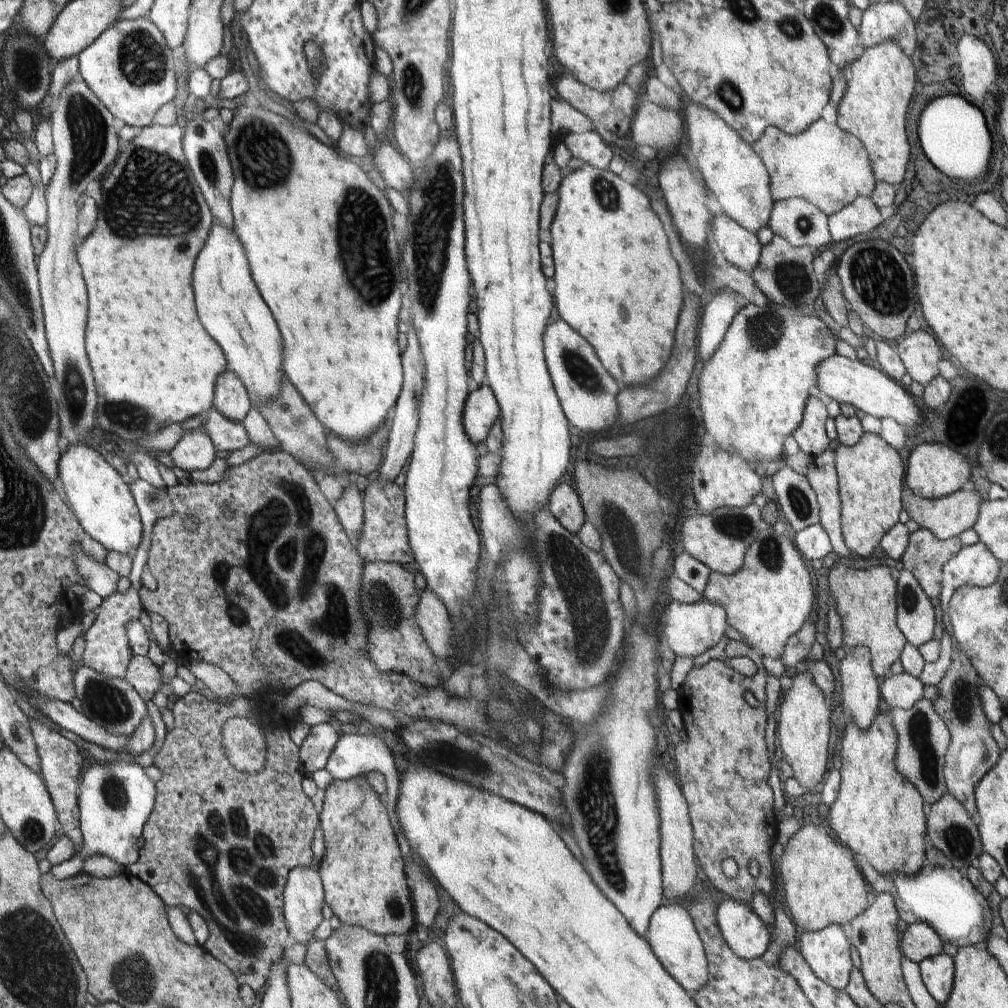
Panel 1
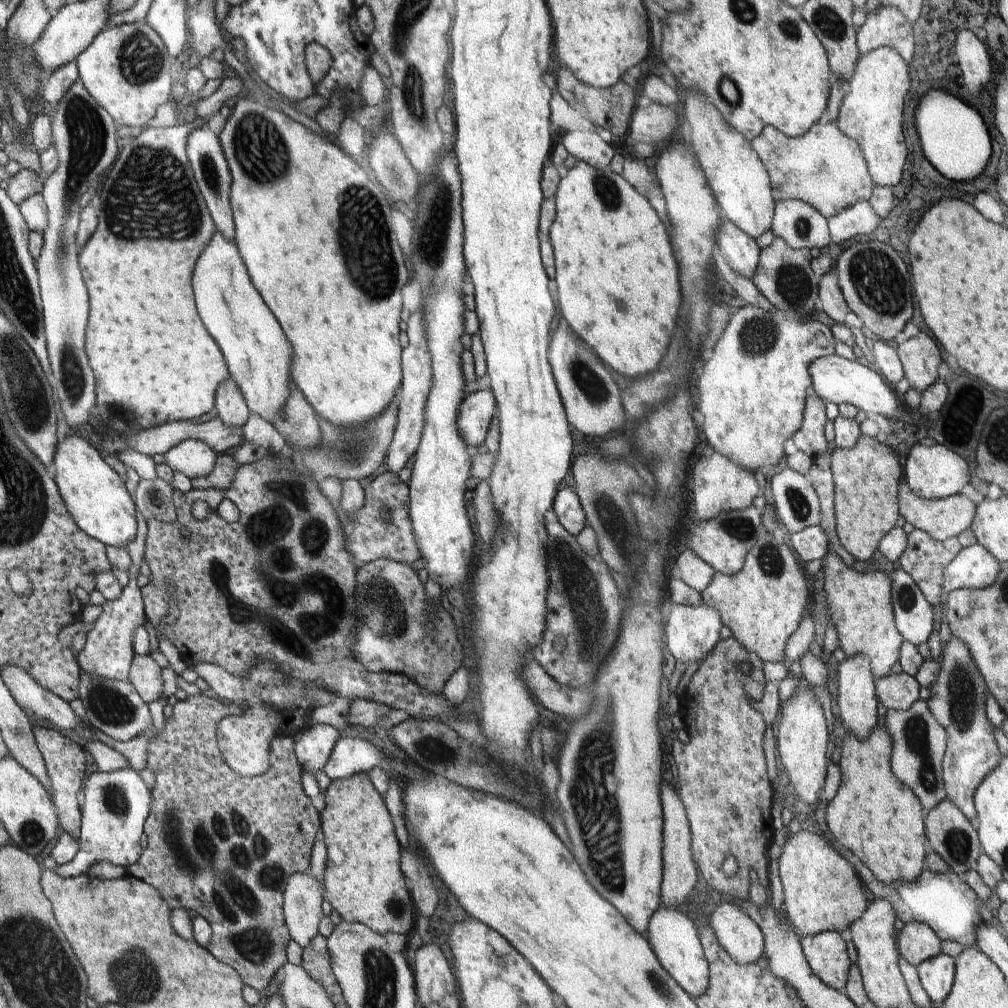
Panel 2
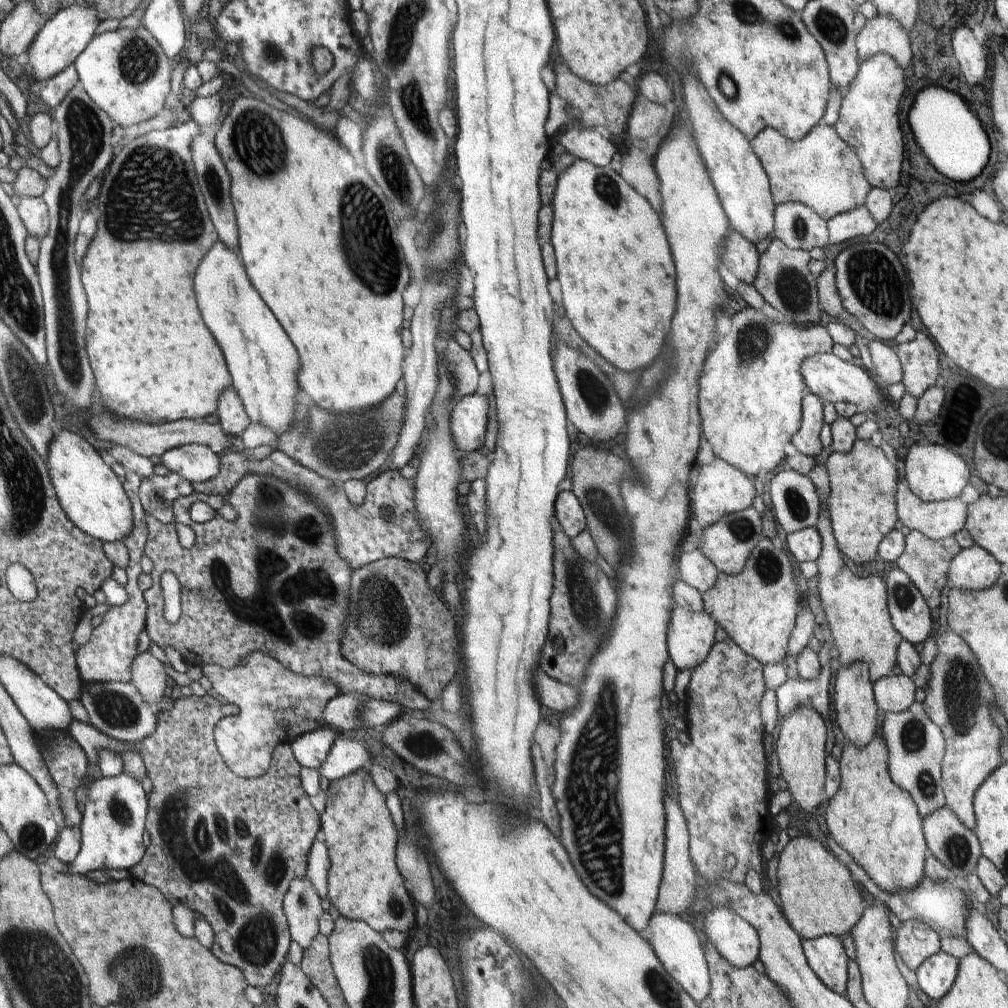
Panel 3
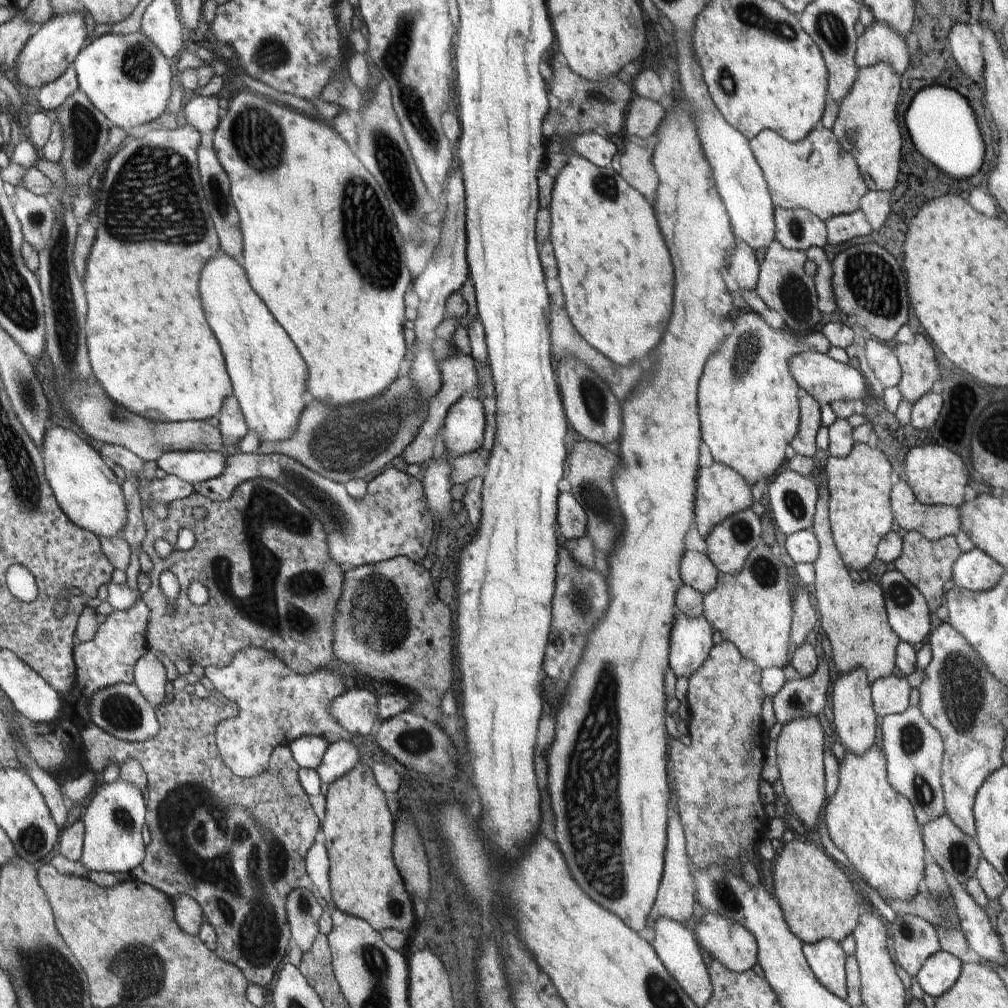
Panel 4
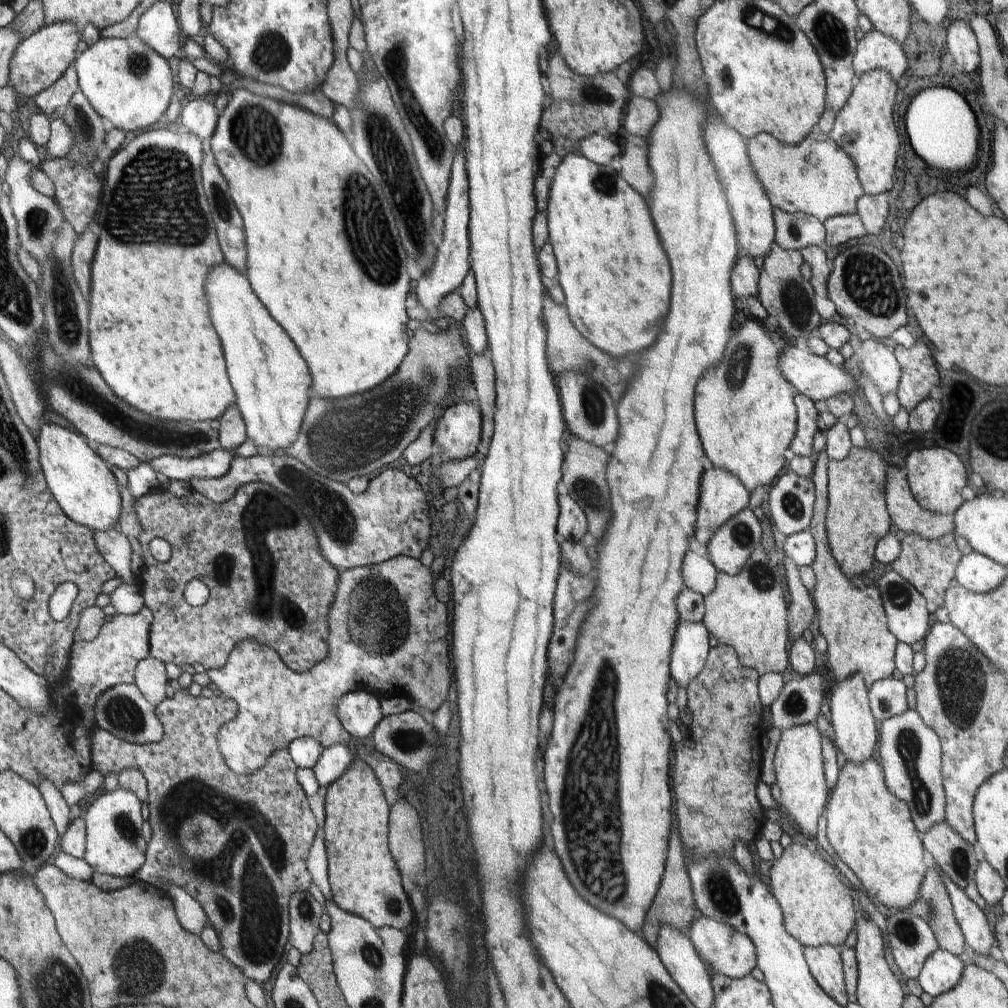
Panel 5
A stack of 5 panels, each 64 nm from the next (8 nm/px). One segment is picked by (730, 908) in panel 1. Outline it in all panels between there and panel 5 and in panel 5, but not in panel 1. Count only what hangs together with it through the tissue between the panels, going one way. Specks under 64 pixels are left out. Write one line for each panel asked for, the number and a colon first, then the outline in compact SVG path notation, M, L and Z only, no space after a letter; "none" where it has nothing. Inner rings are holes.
2: M723 900L711 912L709 928L717 936L715 940L721 944L721 948L733 958L733 962L737 962L741 966L747 966L747 964L753 964L759 956L763 956L763 934L761 934L761 928L757 924L753 924L753 920L745 912L741 912L733 902Z
3: M709 910L703 918L703 934L731 966L743 970L759 958L759 936L751 924L731 910Z
4: M707 912L697 914L693 936L707 958L717 960L723 968L727 968L733 974L749 972L757 964L757 942L753 938L753 934L749 930L745 930L741 924L731 922L729 918L707 914Z
5: M697 916L689 928L689 940L697 952L697 956L703 960L703 964L707 966L709 974L723 974L727 978L741 978L741 976L749 976L751 970L755 968L755 948L753 942L749 940L749 936L737 932L735 928L711 920L707 916Z

